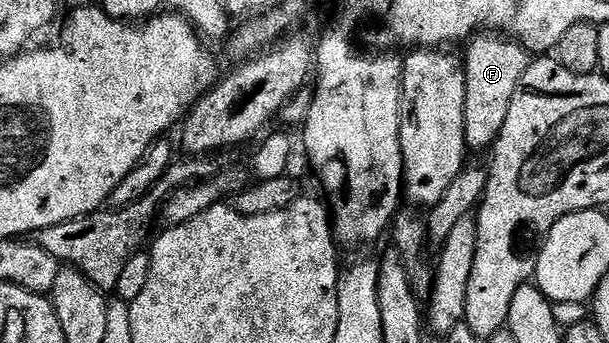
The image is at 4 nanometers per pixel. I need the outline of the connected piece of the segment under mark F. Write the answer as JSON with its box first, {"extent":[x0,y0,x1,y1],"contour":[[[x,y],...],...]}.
{"extent":[464,31,532,150],"contour":[[[494,31],[479,32],[466,47],[464,135],[471,150],[489,150],[504,127],[504,119],[508,119],[508,107],[512,107],[512,95],[516,95],[516,87],[520,87],[520,75],[528,71],[532,54],[521,41],[499,35]]]}

